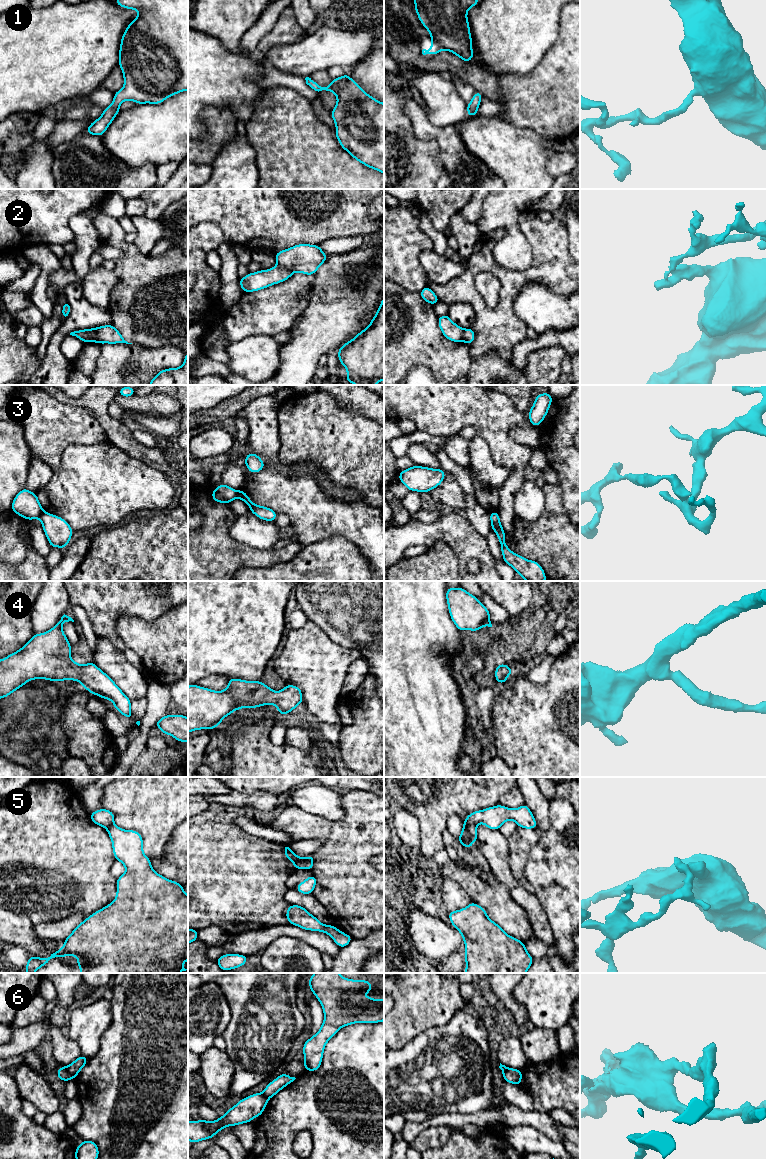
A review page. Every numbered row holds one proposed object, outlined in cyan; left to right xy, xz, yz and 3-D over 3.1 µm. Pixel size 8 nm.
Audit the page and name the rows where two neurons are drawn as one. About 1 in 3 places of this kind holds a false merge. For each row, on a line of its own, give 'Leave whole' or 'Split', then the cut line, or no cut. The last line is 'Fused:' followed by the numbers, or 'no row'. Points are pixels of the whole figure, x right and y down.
1: Leave whole. No split
2: Split. Split along xz (277, 264), (293, 272)
3: Split. Split along xy (44, 511), (39, 517)
4: Leave whole. No split
5: Split. Split along yz (464, 822), (476, 825)
6: Split. Split along xy (65, 1067), (72, 1078)
Fused: 2, 3, 5, 6

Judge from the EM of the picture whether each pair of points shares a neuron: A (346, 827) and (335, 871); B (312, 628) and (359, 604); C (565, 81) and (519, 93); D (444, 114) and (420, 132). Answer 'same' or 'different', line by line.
A: same
B: different
C: same
D: different

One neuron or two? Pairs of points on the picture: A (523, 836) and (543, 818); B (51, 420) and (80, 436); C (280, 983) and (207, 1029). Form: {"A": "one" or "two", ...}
{"A": "two", "B": "one", "C": "two"}

